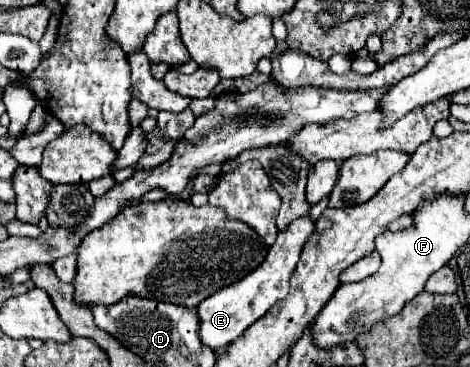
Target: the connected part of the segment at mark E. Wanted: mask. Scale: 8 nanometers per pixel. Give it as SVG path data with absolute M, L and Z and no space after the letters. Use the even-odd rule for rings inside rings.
M310 214L296 218L294 222L290 222L290 226L286 226L286 230L278 232L278 238L276 238L274 246L270 248L266 260L254 272L250 272L240 282L218 290L210 298L206 298L206 302L198 304L196 310L200 316L200 340L202 340L202 344L210 346L212 350L218 350L224 344L234 342L250 324L254 324L276 302L280 302L288 296L290 276L292 276L292 272L300 260L300 252L304 248L304 242L310 238L310 234L314 234L314 230L316 230L316 222L310 218Z

